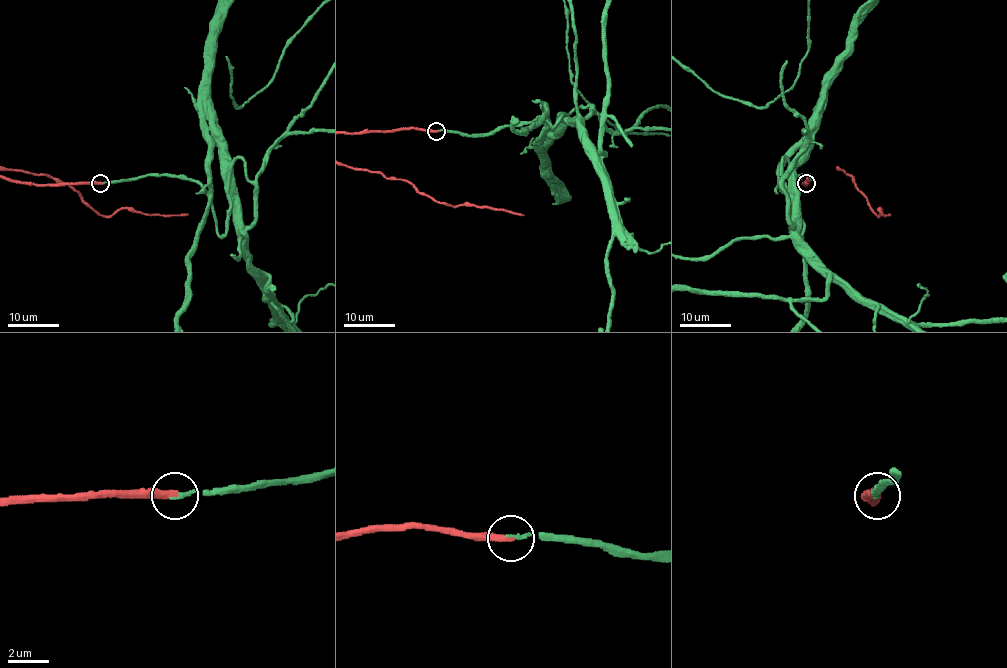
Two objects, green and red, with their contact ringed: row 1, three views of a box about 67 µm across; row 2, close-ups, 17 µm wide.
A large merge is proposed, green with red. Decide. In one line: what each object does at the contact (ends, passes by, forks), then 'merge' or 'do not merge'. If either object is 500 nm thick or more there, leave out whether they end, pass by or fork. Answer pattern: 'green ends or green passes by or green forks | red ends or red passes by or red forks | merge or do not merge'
green ends | red ends | merge

